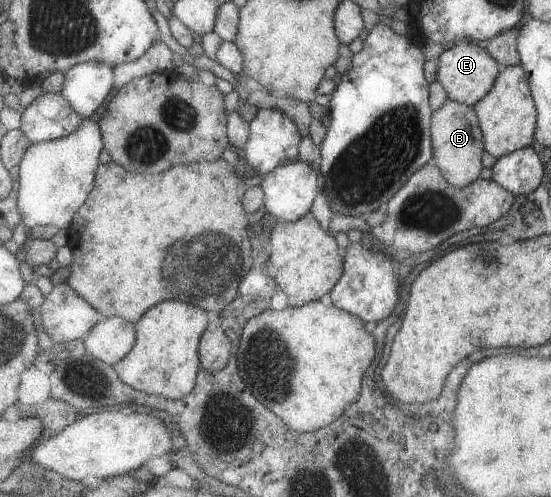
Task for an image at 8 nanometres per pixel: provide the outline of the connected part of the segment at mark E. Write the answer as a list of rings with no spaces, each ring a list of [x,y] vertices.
[[[469,40],[451,44],[437,59],[436,80],[444,86],[448,100],[473,106],[480,98],[483,98],[491,86],[501,67],[498,62],[487,52]]]

